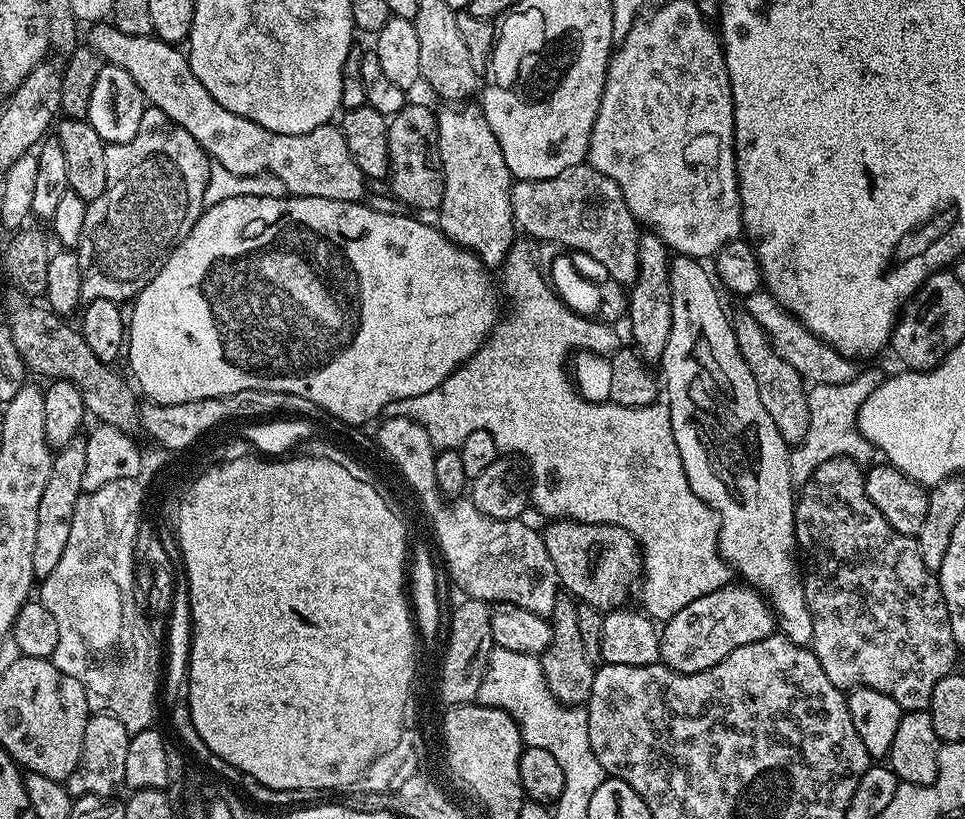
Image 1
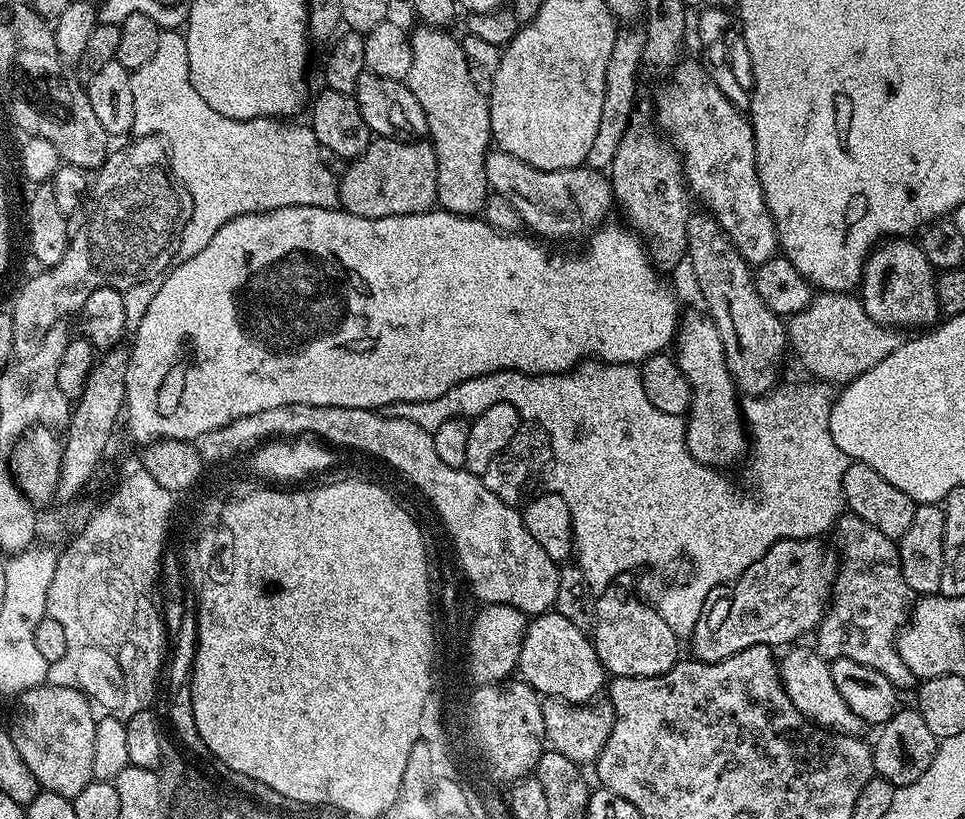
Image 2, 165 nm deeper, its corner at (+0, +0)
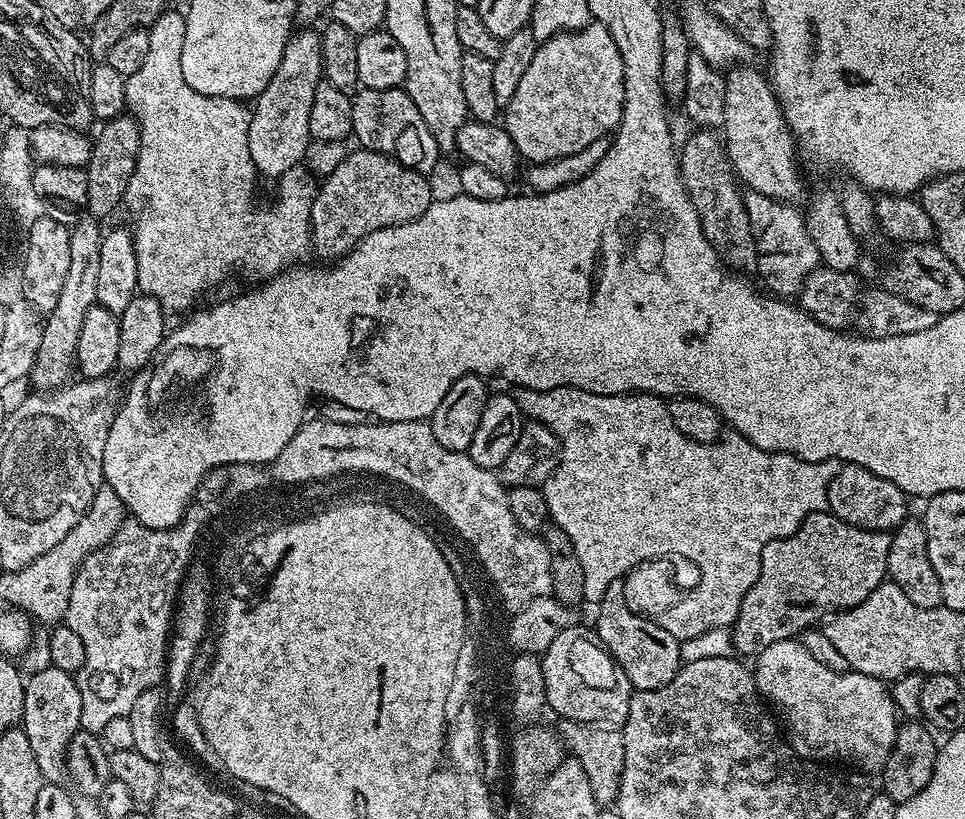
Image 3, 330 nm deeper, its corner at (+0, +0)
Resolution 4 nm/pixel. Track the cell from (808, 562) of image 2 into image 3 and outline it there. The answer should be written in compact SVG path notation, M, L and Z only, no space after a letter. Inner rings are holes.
M825 510L807 516L794 534L766 542L760 559L758 582L746 590L736 623L730 628L733 649L741 657L755 657L766 650L766 646L799 637L801 632L823 621L829 614L841 608L853 608L870 598L878 585L885 583L891 541L889 533L850 526Z

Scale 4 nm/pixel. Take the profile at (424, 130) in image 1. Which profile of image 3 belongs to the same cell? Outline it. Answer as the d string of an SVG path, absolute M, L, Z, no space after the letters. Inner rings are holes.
M357 147L356 152L349 151L342 162L338 162L338 170L323 177L322 183L316 189L316 197L310 210L310 248L313 253L321 256L321 261L335 262L345 256L356 243L374 230L382 230L390 226L398 226L426 214L432 204L434 193L432 184L423 172L415 172L402 166L393 156L381 152L371 152L368 148Z

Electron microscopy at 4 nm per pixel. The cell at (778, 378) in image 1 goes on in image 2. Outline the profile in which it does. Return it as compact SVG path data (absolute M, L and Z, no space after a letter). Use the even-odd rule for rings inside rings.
M707 210L693 211L686 226L687 263L692 263L696 284L704 295L703 307L720 327L724 353L739 391L745 397L766 396L777 387L780 359L789 347L786 324L766 306L756 289L753 265L747 264L726 230Z

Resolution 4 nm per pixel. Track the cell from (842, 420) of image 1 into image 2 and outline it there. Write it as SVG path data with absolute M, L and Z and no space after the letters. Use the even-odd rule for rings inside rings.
M581 362L571 372L550 372L538 376L530 376L527 372L517 371L491 372L485 376L470 378L466 382L462 382L458 386L446 390L446 394L442 394L433 400L414 402L414 406L418 406L418 408L414 406L413 408L407 408L404 404L390 404L386 412L389 416L397 416L406 422L414 422L418 426L425 428L428 432L433 433L438 427L438 418L442 422L446 422L455 416L475 418L478 414L482 414L482 410L490 410L490 406L494 406L495 404L514 406L514 410L518 410L525 421L543 428L548 433L548 437L552 443L551 454L554 461L550 468L550 476L552 472L551 487L559 496L566 498L566 506L570 510L570 518L572 519L574 560L582 570L582 574L586 578L586 582L592 592L597 594L605 592L617 578L623 577L620 576L623 572L634 571L633 573L635 573L645 566L659 565L656 563L664 556L663 548L681 548L696 563L692 568L692 572L690 568L686 587L676 588L676 592L672 592L672 596L668 596L668 600L664 600L668 616L666 626L670 626L670 630L674 630L677 638L688 638L691 637L694 626L698 622L698 618L703 614L712 593L721 584L731 584L732 581L738 579L746 569L754 566L754 562L758 562L758 558L762 558L762 554L766 554L766 550L770 550L770 546L774 546L774 542L778 542L779 540L811 540L823 537L825 535L823 532L827 528L829 531L845 511L846 505L844 503L844 495L842 494L840 473L845 467L846 460L838 450L838 446L830 434L830 414L832 413L834 392L829 385L823 382L808 383L812 384L800 384L797 388L790 389L789 392L776 390L766 396L750 396L743 401L742 415L747 427L750 429L753 492L743 492L742 489L736 488L735 482L730 477L724 476L728 474L725 474L721 469L713 468L710 464L703 464L694 459L690 454L687 442L684 441L685 417L675 416L674 414L662 414L662 410L658 410L658 406L654 406L654 402L650 402L650 398L646 398L646 390L642 386L640 370L635 364Z

